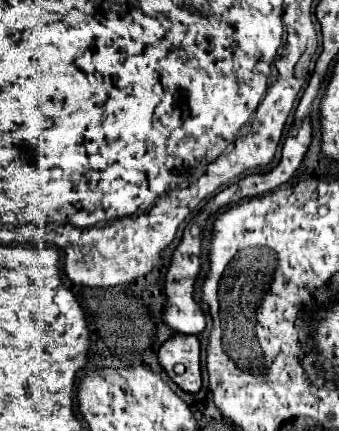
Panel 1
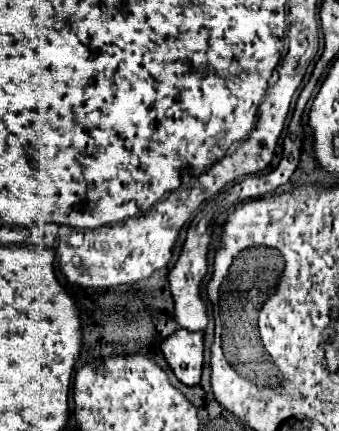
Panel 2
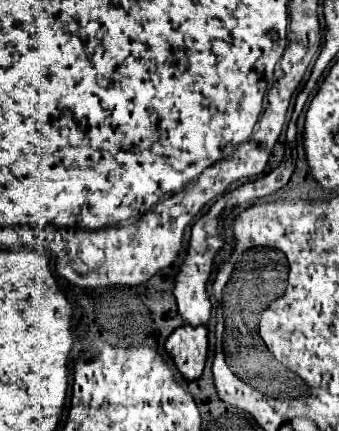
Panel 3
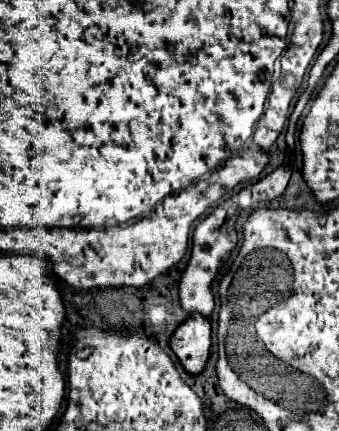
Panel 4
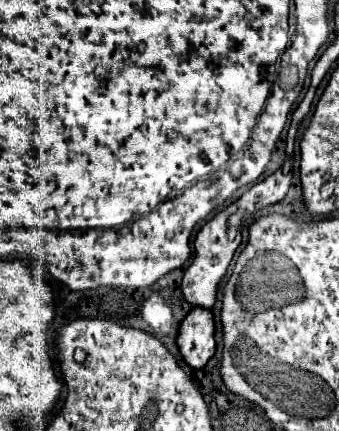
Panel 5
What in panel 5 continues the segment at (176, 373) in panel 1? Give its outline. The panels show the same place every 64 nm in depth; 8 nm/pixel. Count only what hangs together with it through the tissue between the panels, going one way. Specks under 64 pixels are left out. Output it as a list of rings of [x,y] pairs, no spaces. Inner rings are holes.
[[[192,308],[190,314],[182,320],[182,324],[178,328],[176,344],[178,344],[178,350],[184,358],[184,362],[190,368],[194,368],[194,370],[204,368],[206,362],[216,352],[212,312],[202,310],[202,308]]]

